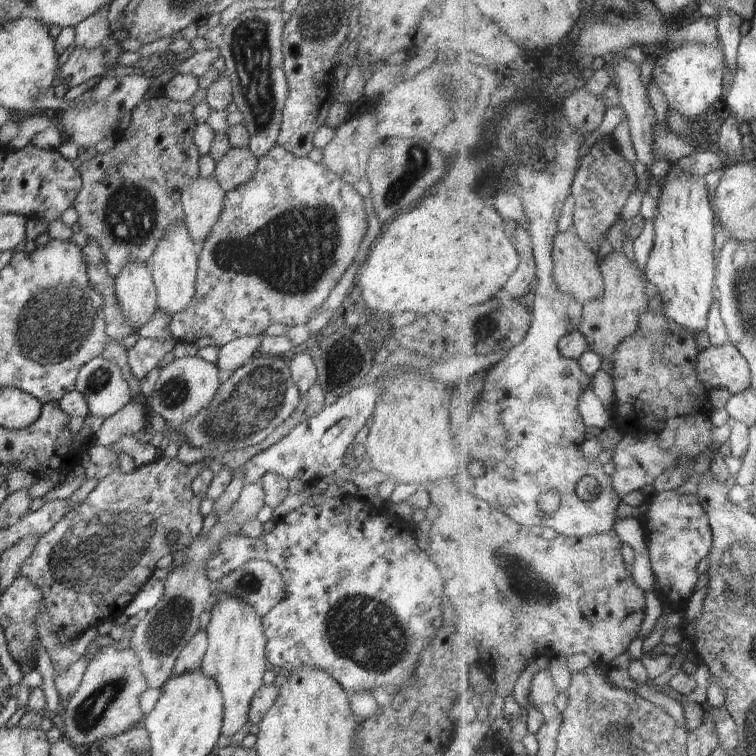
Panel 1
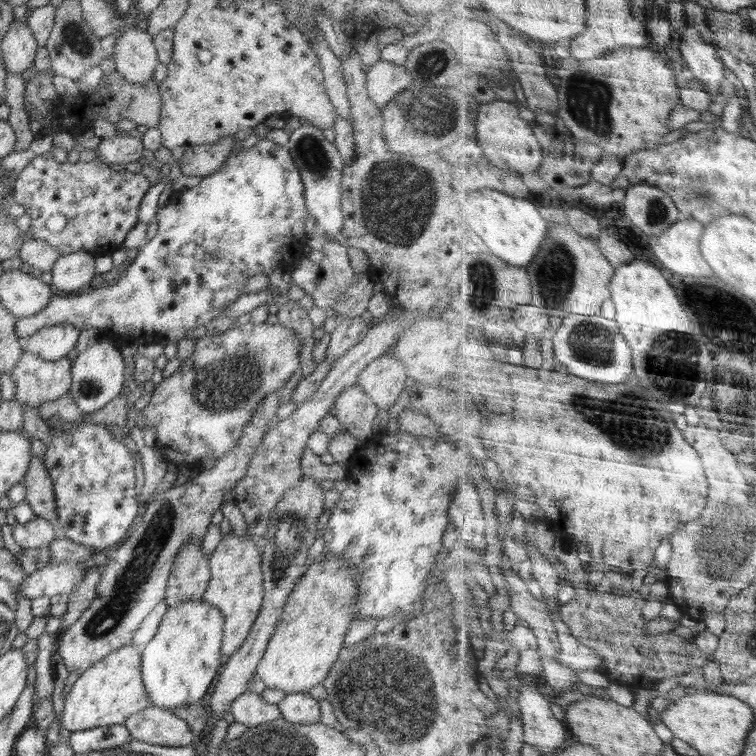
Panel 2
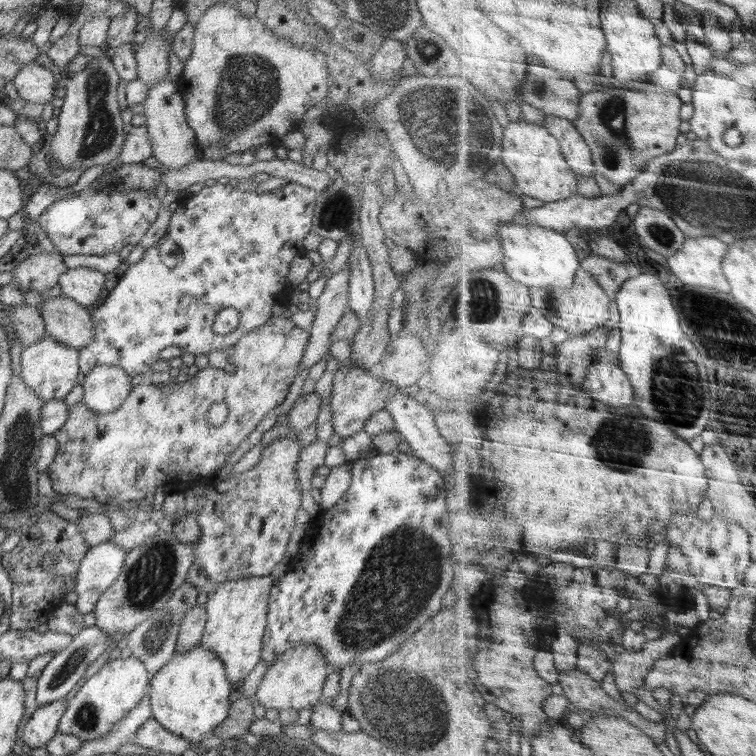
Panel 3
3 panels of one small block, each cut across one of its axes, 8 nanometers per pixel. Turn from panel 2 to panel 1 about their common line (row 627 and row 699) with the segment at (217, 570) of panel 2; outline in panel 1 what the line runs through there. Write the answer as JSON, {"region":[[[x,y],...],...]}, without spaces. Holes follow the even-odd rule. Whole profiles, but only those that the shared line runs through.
{"region":[[[213,594],[210,609],[210,620],[206,626],[208,648],[202,658],[200,668],[218,684],[223,694],[222,736],[234,736],[248,724],[248,708],[256,690],[264,685],[262,677],[266,671],[266,637],[261,618],[252,606],[228,594]]]}

